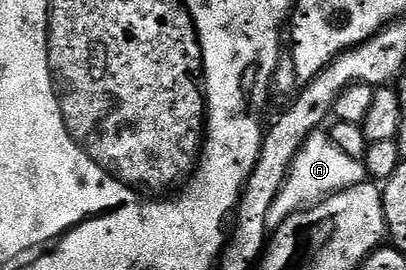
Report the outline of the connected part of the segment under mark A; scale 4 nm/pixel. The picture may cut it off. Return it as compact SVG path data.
M315 132L300 148L290 174L286 178L286 183L282 185L272 208L268 210L268 224L271 228L277 228L292 215L310 209L317 202L322 202L341 190L347 190L367 181L367 178L366 168L359 159L348 156L342 149L336 148L329 133Z

